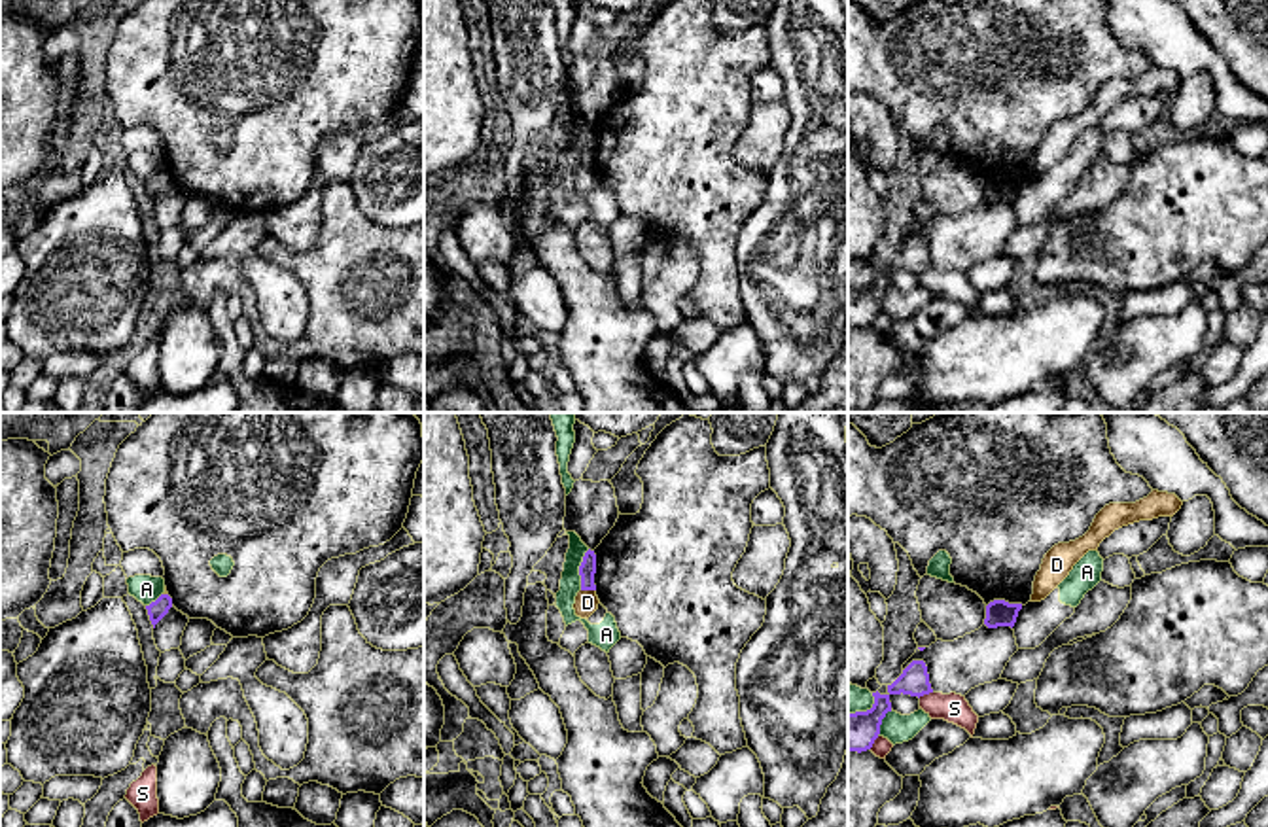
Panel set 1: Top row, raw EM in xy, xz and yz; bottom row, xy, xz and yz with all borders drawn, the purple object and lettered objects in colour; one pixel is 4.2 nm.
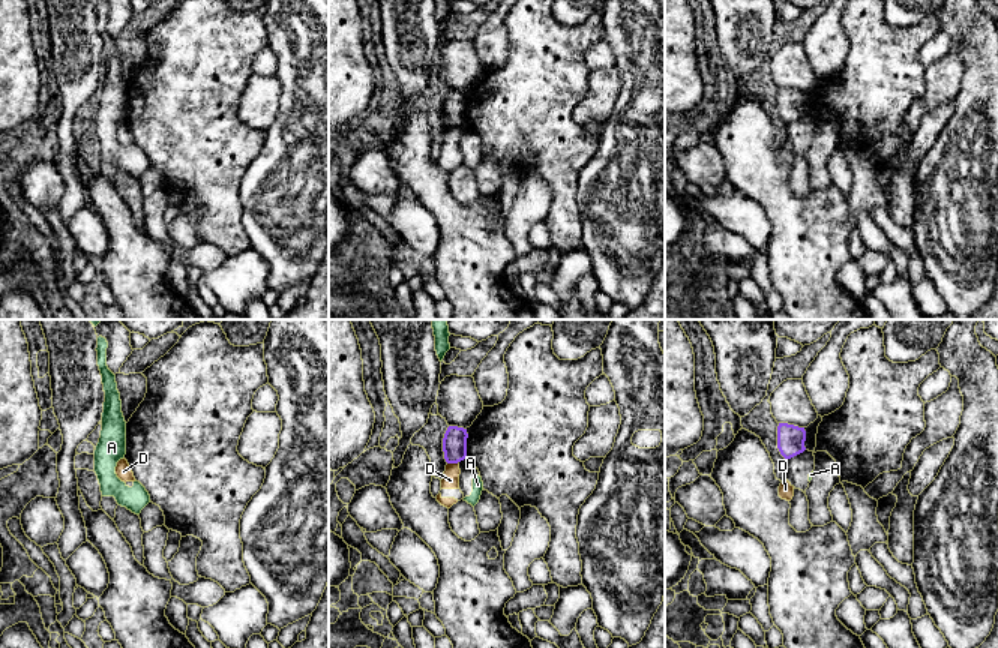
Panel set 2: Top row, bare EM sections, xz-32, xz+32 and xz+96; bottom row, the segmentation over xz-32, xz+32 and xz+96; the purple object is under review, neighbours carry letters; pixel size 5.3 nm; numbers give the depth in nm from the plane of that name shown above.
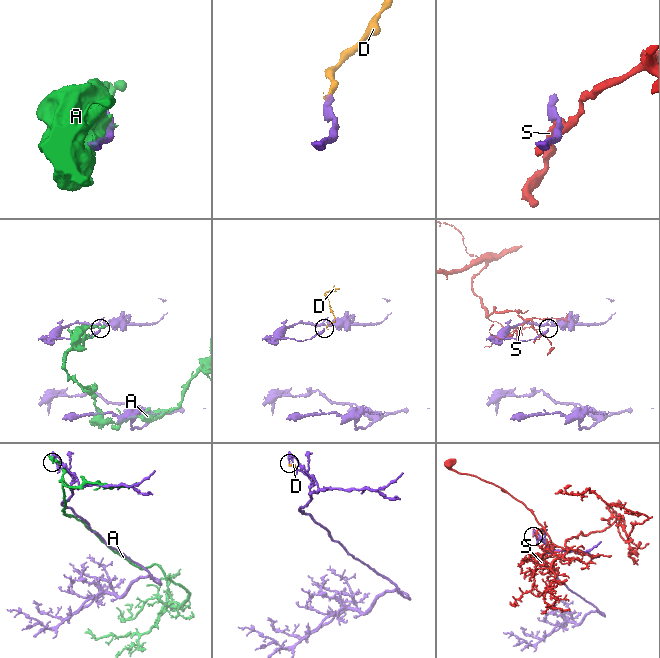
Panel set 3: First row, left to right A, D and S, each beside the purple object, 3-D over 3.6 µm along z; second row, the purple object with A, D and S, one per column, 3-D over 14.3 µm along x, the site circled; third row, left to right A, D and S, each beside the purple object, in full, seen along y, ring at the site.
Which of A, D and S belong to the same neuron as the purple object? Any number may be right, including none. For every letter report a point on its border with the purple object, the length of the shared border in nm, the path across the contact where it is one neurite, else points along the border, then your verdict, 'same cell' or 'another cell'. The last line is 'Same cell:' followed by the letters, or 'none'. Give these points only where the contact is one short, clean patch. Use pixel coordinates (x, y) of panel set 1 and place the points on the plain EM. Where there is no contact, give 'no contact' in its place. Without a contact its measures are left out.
A: meets purple in xz at (580, 146); contact 180 nm long; another cell
D: meets purple in xz at (589, 165); contact 60 nm long; border along xz (581, 165), (595, 167); another cell
S: meets purple in yz at (924, 269); contact 70 nm long; another cell
Same cell: none

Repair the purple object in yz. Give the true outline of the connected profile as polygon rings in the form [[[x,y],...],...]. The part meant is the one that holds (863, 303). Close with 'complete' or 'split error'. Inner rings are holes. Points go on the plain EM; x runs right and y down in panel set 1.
[[[872,269],[874,280],[867,288],[848,288],[848,327],[867,327],[880,310],[882,295],[891,288],[889,271]]]; complete

